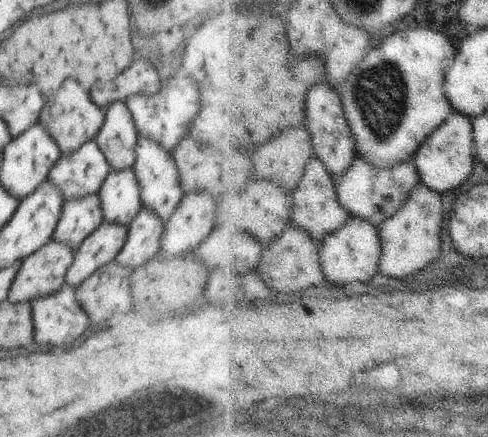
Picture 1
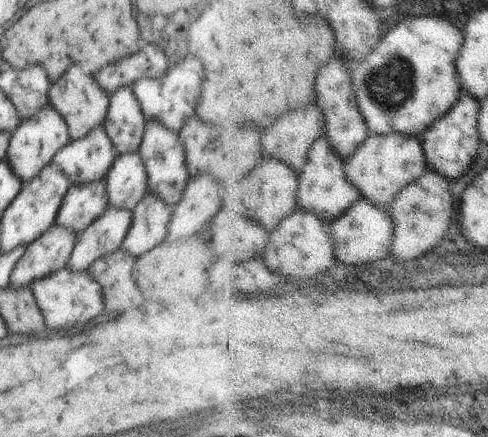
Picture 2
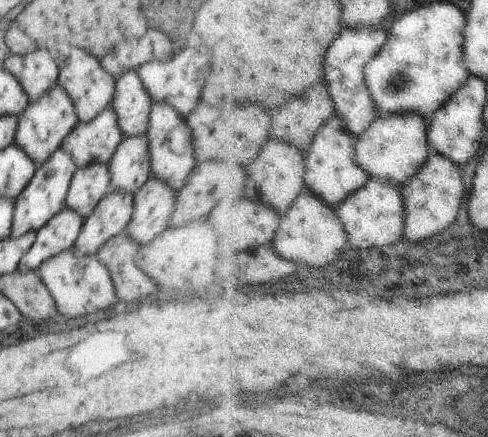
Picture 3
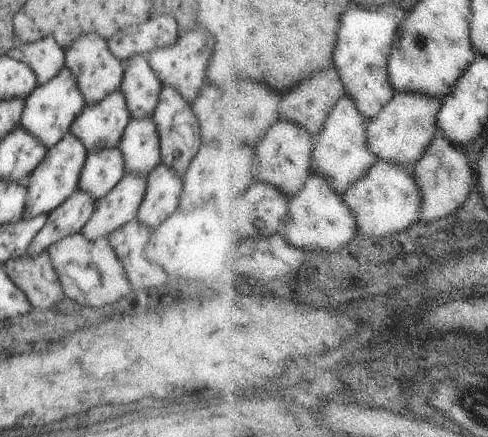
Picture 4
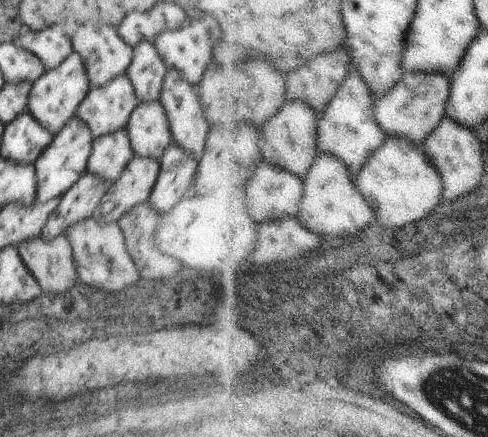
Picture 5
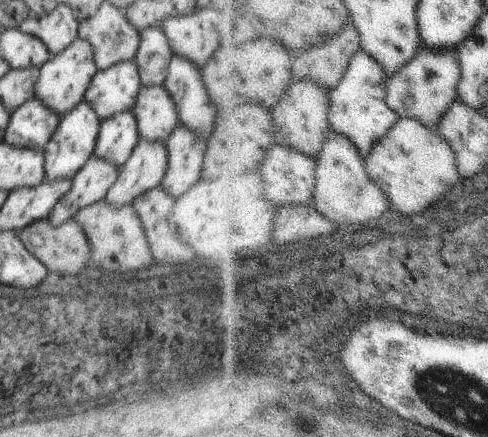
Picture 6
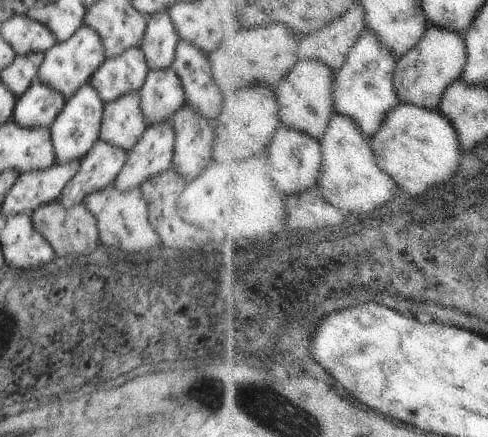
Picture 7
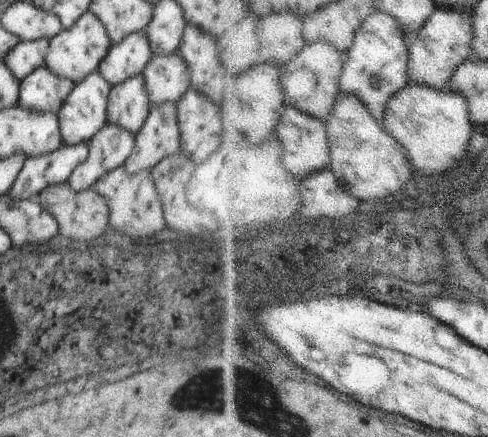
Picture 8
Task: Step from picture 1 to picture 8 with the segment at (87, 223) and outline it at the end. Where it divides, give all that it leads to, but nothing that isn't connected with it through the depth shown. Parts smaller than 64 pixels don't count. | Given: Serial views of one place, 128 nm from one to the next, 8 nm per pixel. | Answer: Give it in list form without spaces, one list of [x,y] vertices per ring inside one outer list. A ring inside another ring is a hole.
[[[143,74],[130,76],[112,87],[107,122],[136,135],[144,125],[151,106]]]

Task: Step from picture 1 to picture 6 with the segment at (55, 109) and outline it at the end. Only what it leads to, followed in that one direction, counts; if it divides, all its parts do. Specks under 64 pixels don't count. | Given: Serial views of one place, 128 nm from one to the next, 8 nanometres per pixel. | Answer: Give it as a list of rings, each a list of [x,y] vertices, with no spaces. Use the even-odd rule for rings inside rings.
[[[108,2],[79,26],[77,38],[90,43],[98,71],[106,71],[124,61],[134,61],[140,32],[130,28],[126,18]]]

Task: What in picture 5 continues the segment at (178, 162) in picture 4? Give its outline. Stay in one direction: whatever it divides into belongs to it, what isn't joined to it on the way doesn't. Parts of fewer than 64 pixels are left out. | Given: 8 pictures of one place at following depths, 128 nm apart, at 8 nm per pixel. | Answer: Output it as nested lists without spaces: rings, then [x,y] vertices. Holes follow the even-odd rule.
[[[170,69],[165,74],[158,100],[167,116],[173,142],[187,155],[199,161],[203,155],[210,126],[207,123],[203,106],[200,104],[199,96],[194,92],[192,85],[186,82],[177,70]]]

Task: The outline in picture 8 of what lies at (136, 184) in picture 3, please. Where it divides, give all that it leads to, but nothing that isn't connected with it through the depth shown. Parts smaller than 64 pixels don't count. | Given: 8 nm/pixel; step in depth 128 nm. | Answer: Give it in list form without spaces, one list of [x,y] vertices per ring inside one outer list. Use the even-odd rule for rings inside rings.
[[[156,54],[143,71],[146,92],[153,106],[177,103],[191,86],[191,71],[180,54]]]

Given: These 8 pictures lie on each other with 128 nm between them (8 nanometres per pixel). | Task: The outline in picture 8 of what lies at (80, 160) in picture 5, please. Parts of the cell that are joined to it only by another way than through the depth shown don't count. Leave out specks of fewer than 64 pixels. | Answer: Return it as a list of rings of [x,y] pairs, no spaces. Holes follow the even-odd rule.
[[[98,69],[88,74],[84,80],[74,84],[65,104],[57,113],[63,144],[79,144],[80,142],[88,144],[92,136],[99,132],[104,124],[107,124],[108,100],[111,90],[112,84],[108,84],[108,80],[100,74]]]

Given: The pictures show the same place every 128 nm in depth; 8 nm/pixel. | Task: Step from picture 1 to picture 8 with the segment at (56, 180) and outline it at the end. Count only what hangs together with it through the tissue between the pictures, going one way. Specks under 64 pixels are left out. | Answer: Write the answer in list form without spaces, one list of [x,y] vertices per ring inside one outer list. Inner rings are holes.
[[[132,32],[118,44],[112,44],[99,66],[99,72],[112,87],[130,76],[143,74],[153,53],[144,32]]]

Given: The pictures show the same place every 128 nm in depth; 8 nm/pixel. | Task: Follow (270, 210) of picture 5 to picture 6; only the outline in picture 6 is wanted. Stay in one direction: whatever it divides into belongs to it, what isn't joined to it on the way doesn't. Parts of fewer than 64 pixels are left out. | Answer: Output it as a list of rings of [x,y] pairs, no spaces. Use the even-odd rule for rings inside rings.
[[[276,144],[263,162],[258,176],[264,182],[266,198],[280,210],[313,205],[317,187],[317,162],[303,152]]]

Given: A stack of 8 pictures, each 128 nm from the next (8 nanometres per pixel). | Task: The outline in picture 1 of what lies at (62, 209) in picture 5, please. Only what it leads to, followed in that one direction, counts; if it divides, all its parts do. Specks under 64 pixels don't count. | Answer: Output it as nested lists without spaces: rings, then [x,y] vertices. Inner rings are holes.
[[[54,240],[48,241],[42,248],[20,262],[20,268],[14,277],[7,300],[12,304],[18,304],[18,302],[31,302],[36,298],[46,298],[50,294],[56,294],[65,282],[64,278],[74,255],[74,251],[68,245]]]

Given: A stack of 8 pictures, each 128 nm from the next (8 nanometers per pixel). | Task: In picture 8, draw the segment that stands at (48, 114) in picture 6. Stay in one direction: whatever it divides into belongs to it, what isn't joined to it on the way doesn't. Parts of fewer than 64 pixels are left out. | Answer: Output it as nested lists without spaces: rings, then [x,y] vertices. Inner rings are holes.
[[[40,66],[21,81],[17,105],[34,112],[58,113],[74,84],[68,78],[56,76],[48,66]]]

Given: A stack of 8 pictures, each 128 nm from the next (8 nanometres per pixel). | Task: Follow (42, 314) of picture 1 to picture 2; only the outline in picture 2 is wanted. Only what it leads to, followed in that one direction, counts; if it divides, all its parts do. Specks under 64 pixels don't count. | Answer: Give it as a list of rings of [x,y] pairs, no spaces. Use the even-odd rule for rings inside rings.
[[[66,266],[45,279],[35,281],[30,287],[48,330],[82,328],[86,322],[94,320],[104,310],[101,286],[90,276],[88,270],[73,273]]]

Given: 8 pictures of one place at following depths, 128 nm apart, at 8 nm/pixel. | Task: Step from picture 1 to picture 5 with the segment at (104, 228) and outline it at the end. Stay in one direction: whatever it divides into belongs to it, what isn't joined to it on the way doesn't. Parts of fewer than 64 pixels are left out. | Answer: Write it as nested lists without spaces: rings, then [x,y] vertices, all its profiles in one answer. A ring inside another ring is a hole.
[[[134,156],[120,178],[107,185],[93,218],[101,225],[116,223],[131,208],[146,202],[158,173],[157,160]]]

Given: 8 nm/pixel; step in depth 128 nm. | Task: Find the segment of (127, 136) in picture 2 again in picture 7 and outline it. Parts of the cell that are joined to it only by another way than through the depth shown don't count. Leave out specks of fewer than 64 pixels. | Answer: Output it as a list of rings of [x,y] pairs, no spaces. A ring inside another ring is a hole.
[[[168,10],[156,12],[147,19],[146,31],[139,48],[144,52],[149,70],[164,70],[174,62],[180,36]]]

